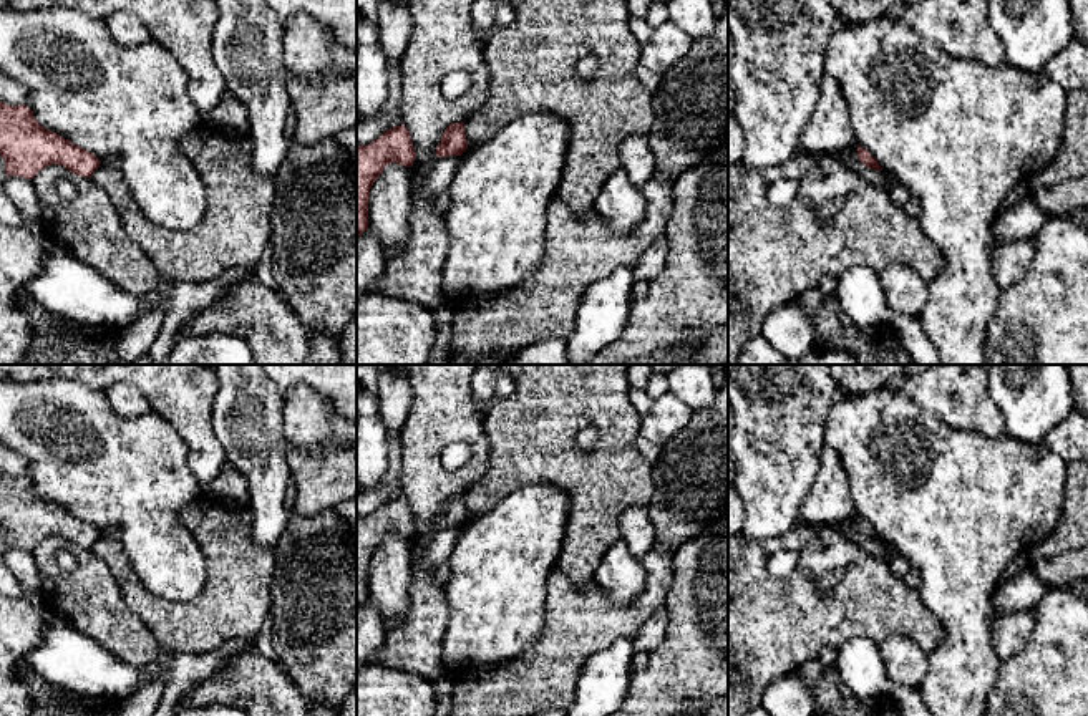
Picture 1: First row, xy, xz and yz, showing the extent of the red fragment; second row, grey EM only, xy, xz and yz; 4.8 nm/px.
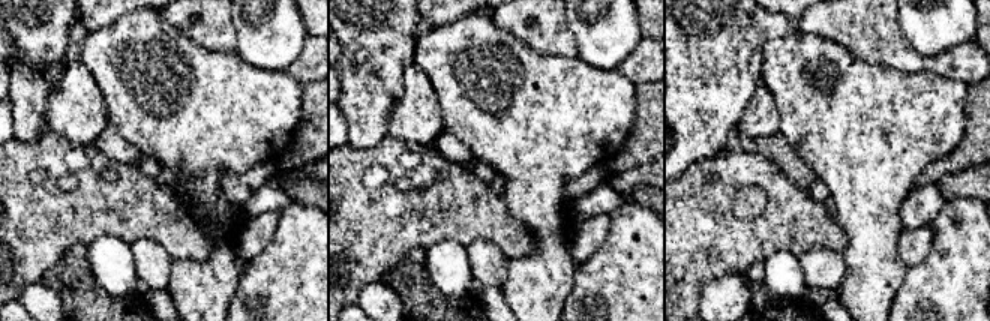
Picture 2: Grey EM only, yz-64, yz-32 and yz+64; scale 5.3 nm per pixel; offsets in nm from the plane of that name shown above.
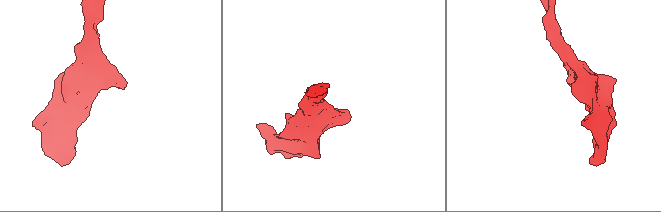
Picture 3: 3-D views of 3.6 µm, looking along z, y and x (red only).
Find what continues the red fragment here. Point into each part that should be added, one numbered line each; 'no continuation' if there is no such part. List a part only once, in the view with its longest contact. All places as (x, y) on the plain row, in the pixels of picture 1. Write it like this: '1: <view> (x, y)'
no continuation

